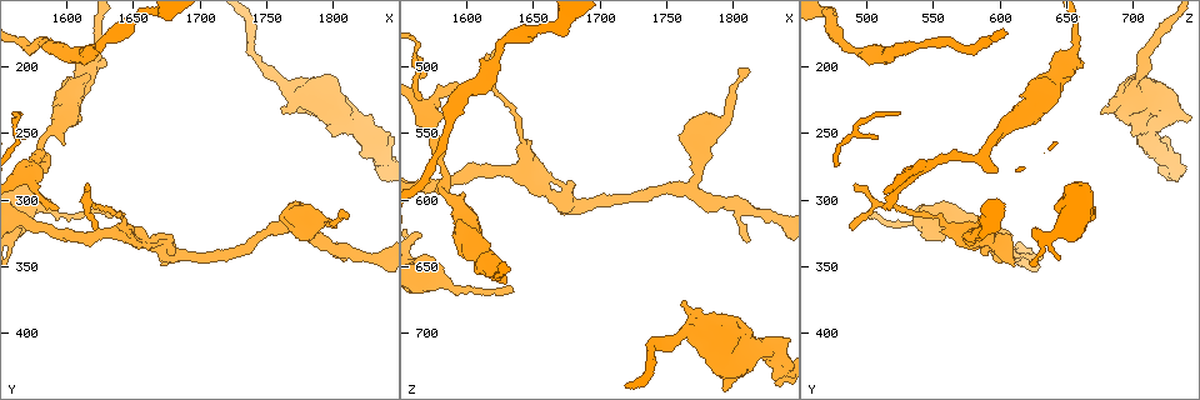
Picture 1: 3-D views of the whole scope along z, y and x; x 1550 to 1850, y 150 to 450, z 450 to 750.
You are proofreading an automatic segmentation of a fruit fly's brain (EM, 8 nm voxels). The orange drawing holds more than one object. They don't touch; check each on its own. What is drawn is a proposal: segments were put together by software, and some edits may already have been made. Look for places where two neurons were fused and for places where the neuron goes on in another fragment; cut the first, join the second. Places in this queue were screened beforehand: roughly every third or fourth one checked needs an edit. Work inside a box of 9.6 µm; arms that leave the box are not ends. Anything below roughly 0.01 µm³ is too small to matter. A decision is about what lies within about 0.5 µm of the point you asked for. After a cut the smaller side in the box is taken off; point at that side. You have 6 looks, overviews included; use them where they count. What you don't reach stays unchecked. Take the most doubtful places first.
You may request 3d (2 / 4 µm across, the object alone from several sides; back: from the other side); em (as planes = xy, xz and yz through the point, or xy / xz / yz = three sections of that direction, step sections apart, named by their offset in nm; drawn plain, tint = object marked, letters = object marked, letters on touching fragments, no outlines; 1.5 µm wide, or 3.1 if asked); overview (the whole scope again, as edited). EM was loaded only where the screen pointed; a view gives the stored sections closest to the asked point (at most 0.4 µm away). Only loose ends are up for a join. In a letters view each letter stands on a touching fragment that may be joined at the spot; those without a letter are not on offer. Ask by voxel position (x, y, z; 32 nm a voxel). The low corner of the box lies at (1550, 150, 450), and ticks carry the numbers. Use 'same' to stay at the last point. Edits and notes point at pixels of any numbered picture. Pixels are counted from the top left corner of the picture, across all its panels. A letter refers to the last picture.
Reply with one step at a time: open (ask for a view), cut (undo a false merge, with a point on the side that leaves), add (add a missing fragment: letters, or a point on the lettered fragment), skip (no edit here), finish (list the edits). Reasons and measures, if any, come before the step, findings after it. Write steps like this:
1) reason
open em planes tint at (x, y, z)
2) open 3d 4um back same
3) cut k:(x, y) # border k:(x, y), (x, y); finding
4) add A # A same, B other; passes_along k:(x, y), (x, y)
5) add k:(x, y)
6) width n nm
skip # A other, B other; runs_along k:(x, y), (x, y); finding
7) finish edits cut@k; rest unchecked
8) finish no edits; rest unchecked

branch stops here
open 3d 2um at (1596, 304, 512)

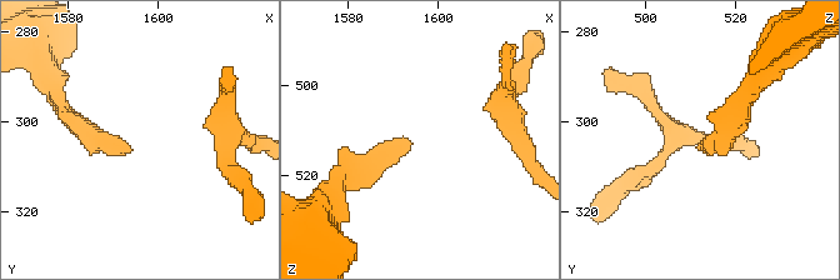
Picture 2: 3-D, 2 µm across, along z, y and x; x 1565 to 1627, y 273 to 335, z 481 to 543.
open em yz step 8 letters at (1594, 305, 512)

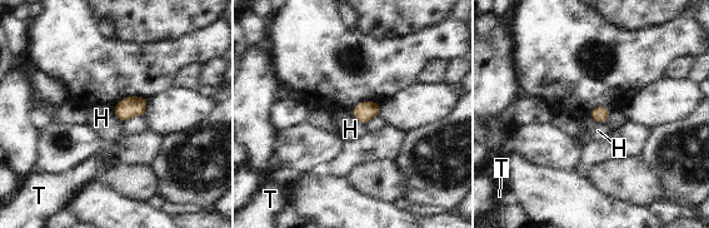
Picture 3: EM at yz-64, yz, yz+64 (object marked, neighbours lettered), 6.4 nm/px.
longest_contact H 130 nm
skip # H other, T other; border 3:(350, 110), (364, 124); none of them fits

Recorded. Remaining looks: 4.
calibre changes
open em 3.1um yz step 8 letters at (1772, 226, 688)

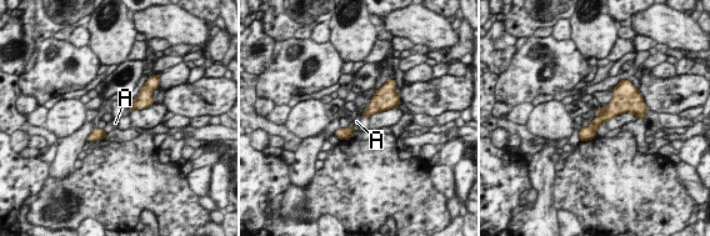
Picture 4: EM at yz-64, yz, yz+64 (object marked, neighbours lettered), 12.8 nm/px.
skip # A other; runs_along 4:(630, 105), (618, 105), (583, 137); all the same neuron

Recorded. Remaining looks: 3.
calibre changes
open 3d 2um at (1642, 314, 552)

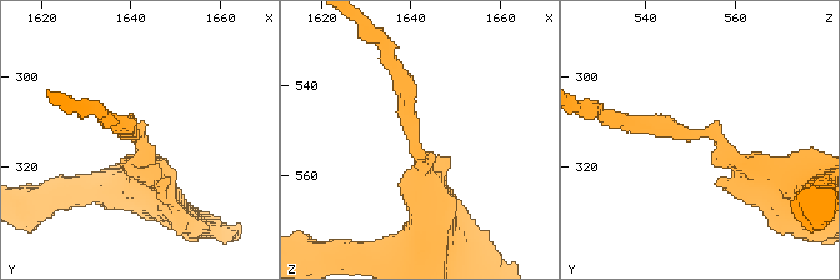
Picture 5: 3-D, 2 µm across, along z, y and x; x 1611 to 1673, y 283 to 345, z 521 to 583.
open em xy step 8 plain at (1640, 313, 554)

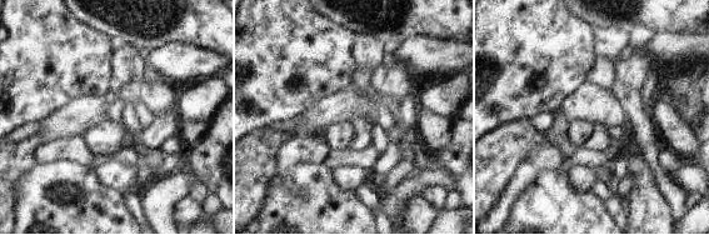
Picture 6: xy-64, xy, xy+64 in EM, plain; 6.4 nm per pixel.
see the neighbours
open em xy step 8 letters same

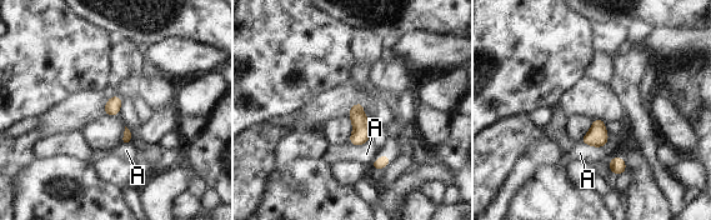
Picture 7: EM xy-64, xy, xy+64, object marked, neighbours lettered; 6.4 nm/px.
longest_contact A 200 nm
skip # A other; border 7:(609, 134), (600, 146), (580, 141); all the same neuron

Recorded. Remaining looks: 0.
finish no edits; rest unchecked

